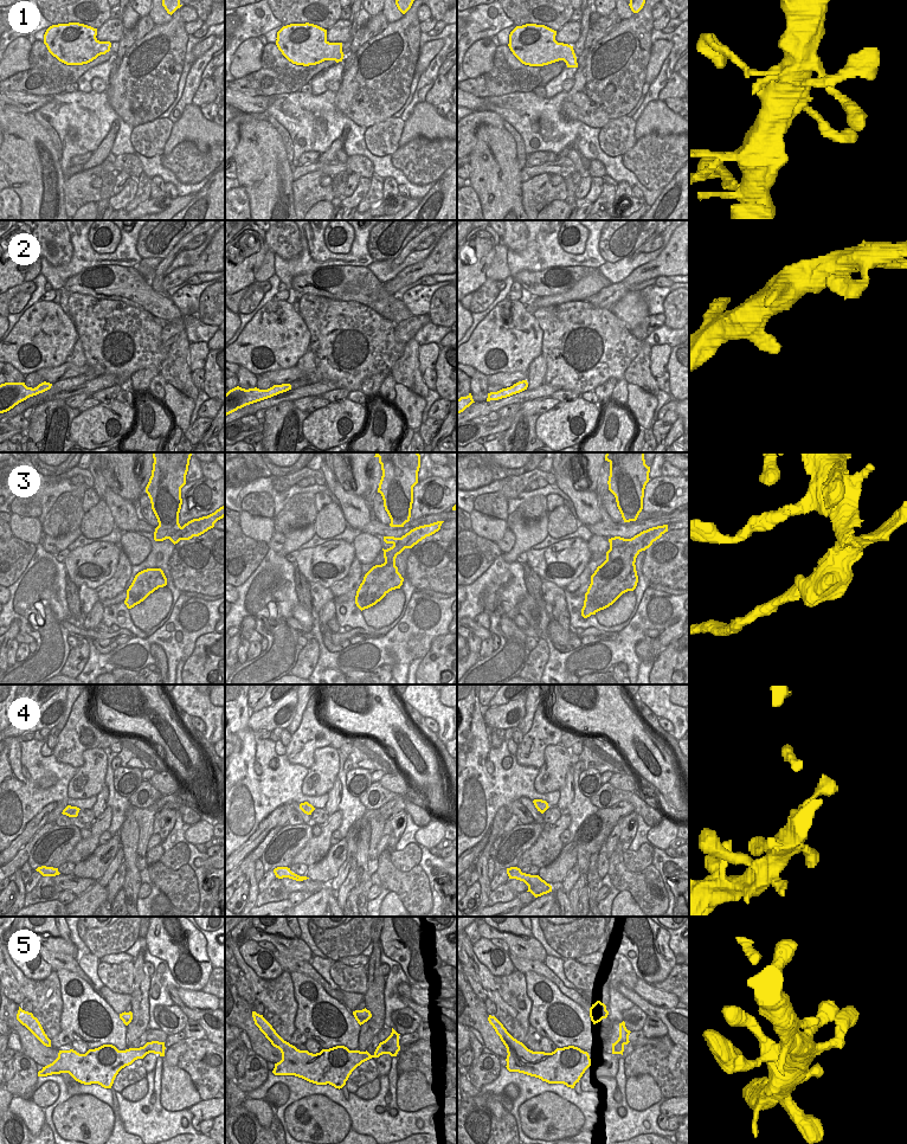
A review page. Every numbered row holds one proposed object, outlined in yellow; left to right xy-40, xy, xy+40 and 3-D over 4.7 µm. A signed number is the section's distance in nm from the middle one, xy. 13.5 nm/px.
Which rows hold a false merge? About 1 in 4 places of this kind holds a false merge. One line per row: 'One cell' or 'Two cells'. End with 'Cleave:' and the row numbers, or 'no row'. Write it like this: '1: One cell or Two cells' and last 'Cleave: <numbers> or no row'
1: One cell
2: One cell
3: Two cells
4: One cell
5: One cell
Cleave: 3.

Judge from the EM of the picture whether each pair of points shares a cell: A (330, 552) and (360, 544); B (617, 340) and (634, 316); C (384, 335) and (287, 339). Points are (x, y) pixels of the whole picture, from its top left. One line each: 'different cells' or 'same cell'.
A: different cells
B: different cells
C: different cells

